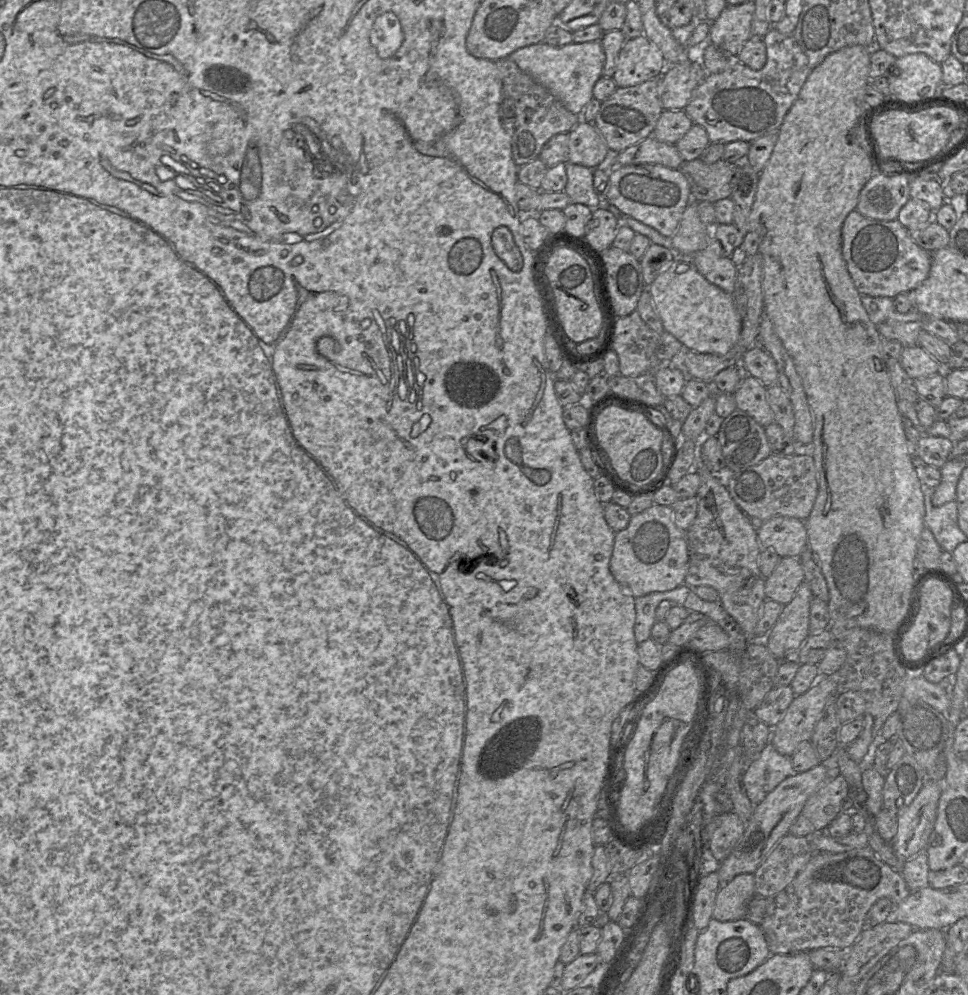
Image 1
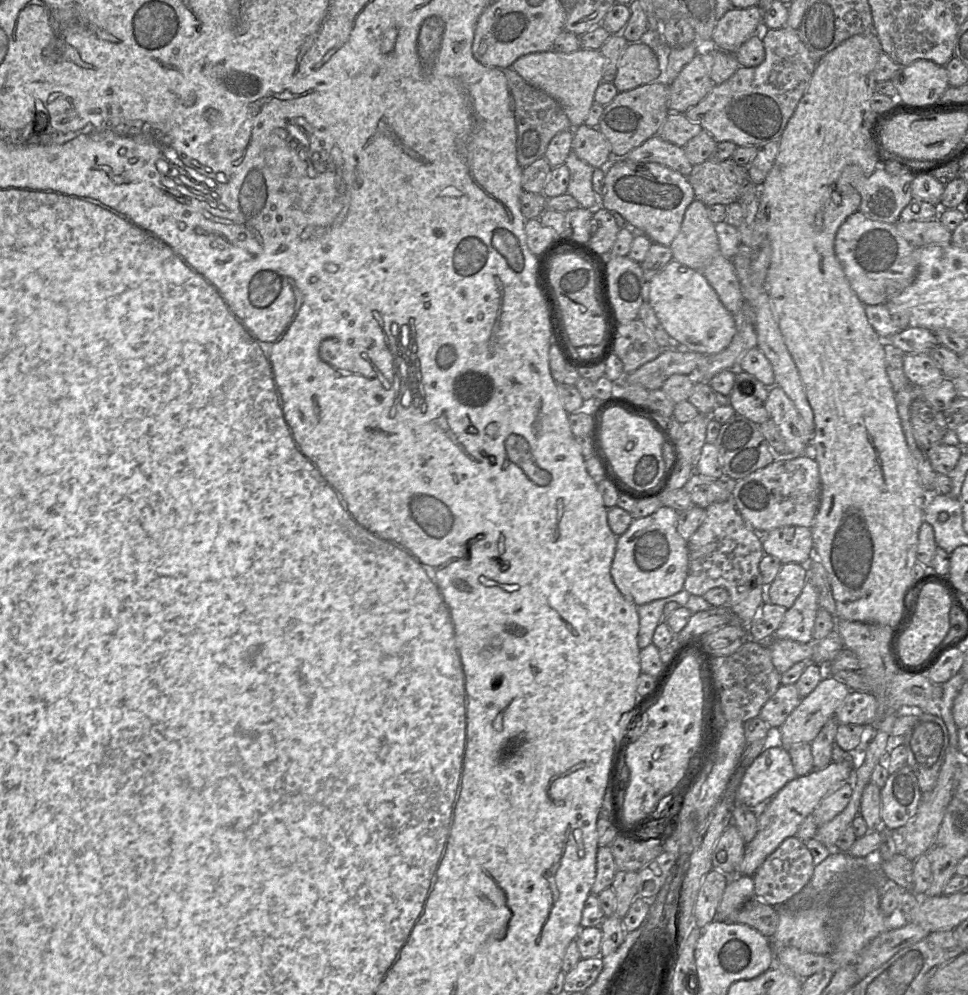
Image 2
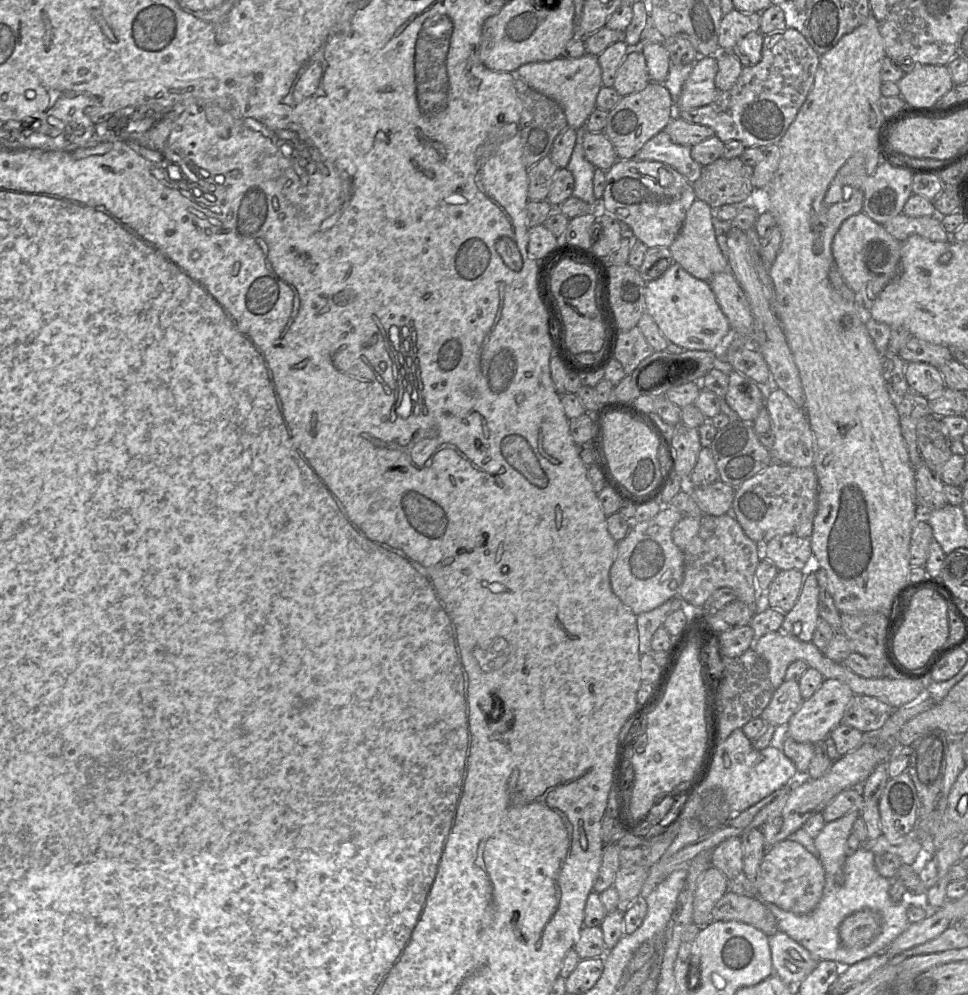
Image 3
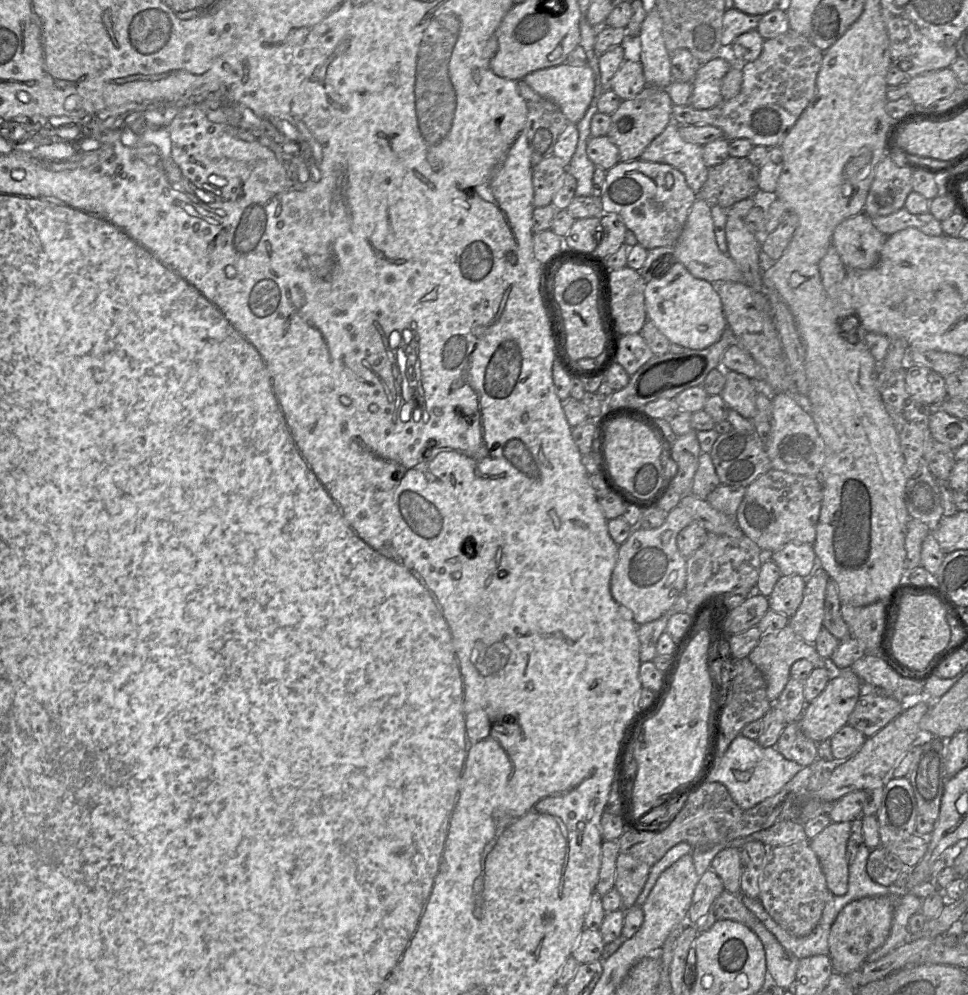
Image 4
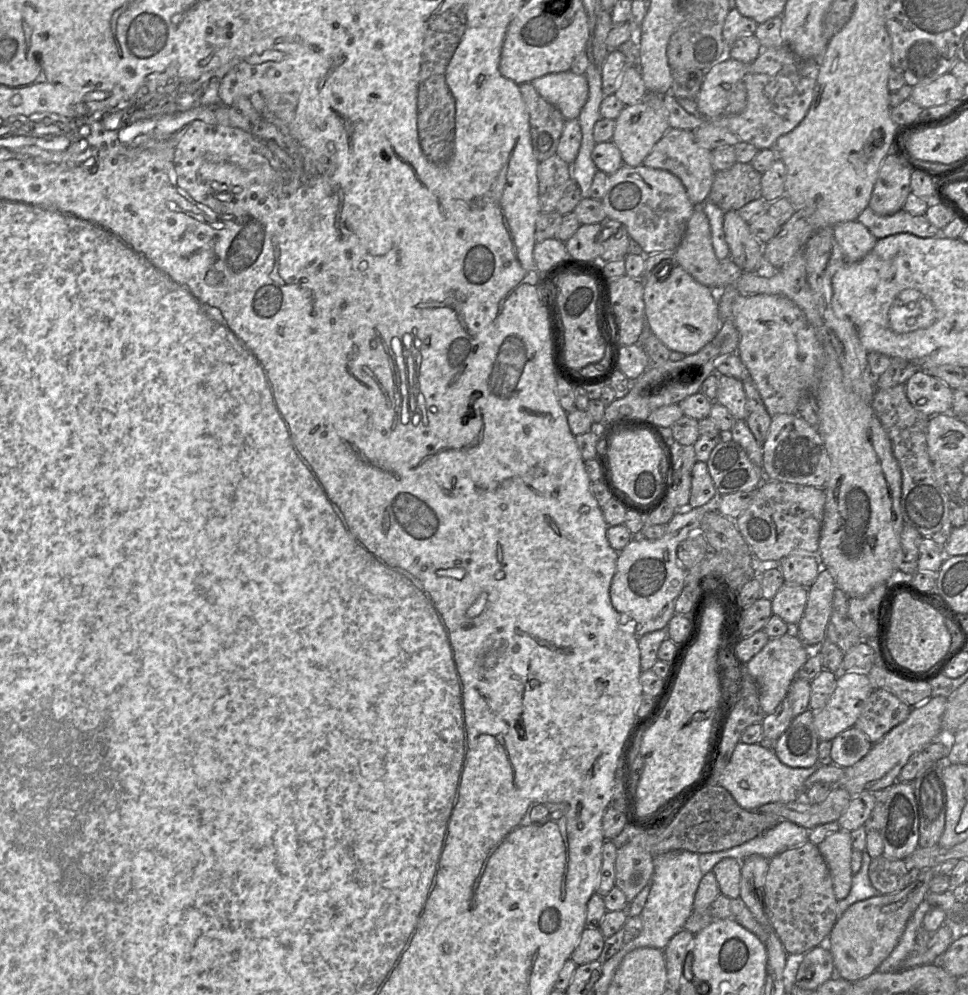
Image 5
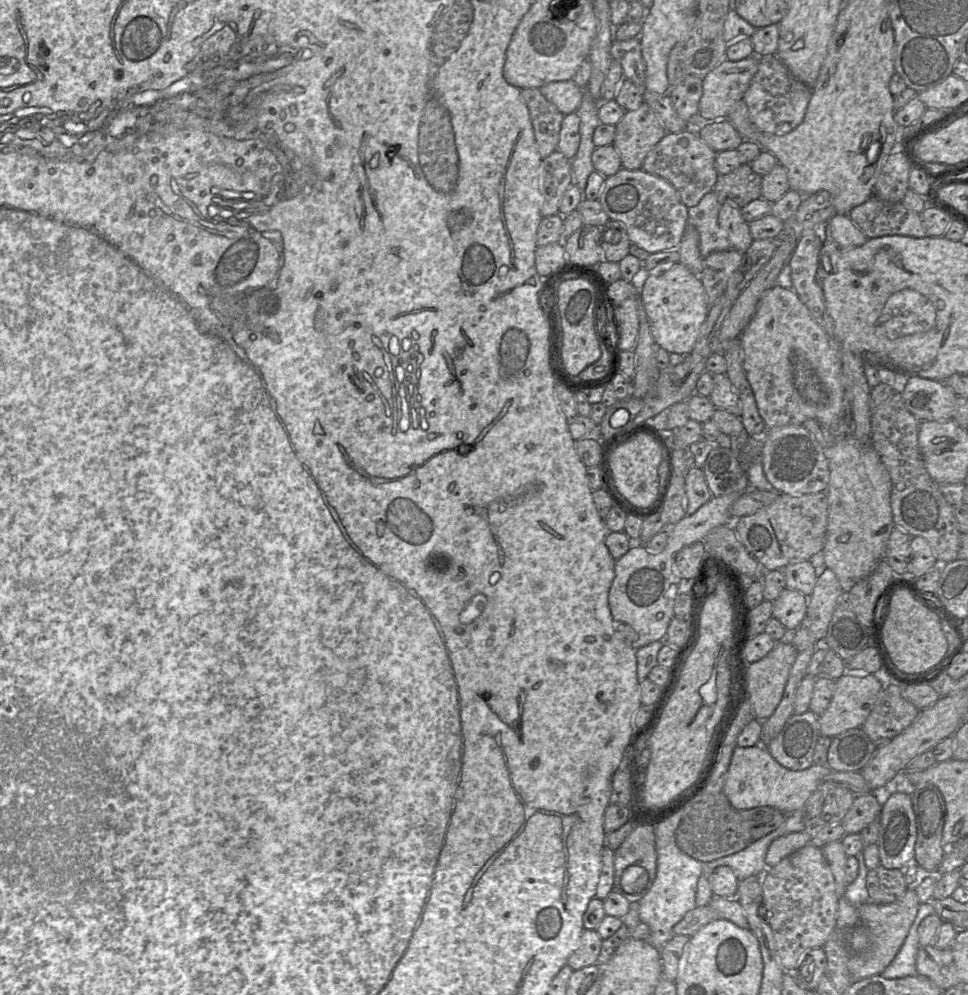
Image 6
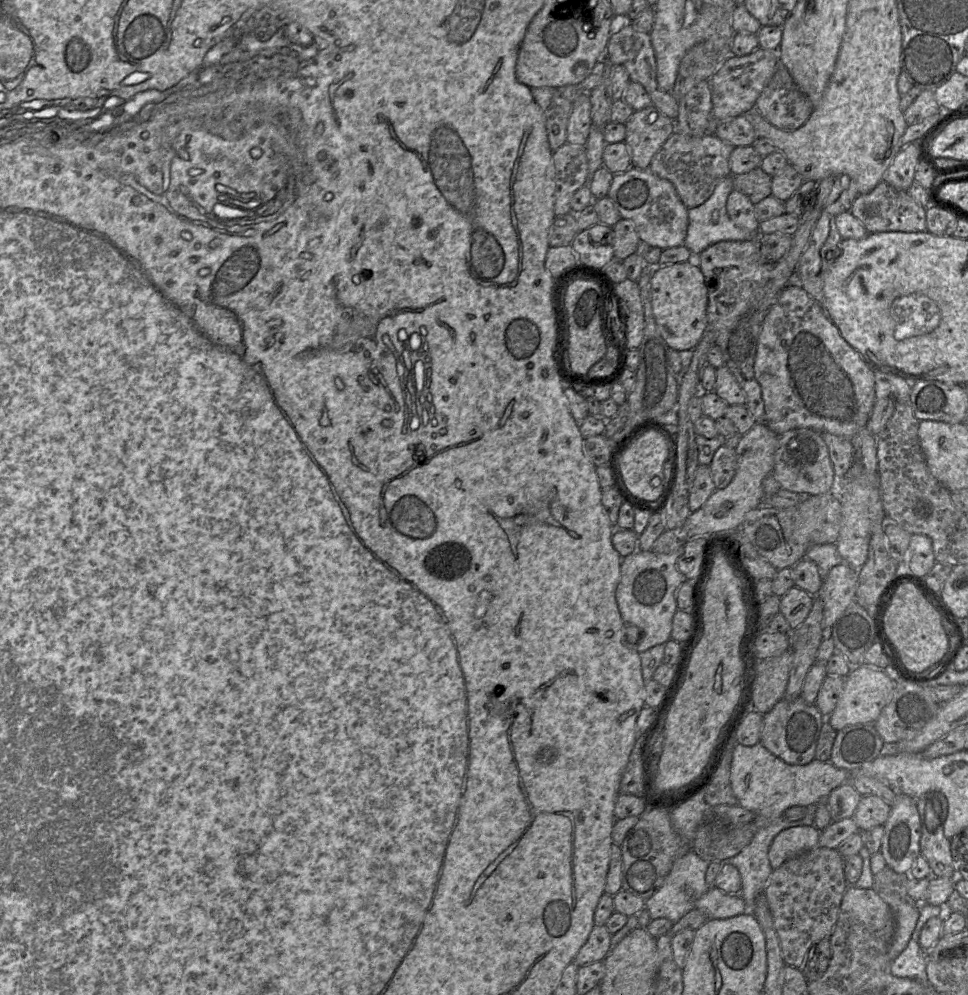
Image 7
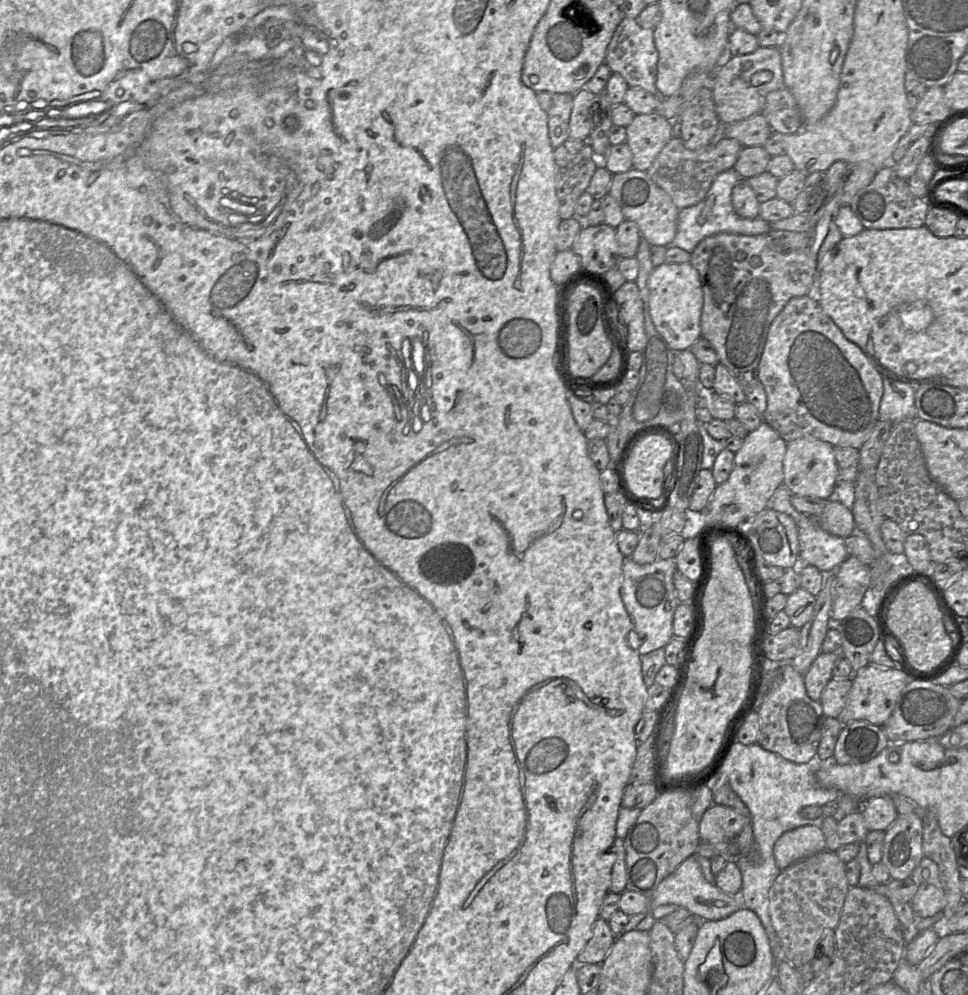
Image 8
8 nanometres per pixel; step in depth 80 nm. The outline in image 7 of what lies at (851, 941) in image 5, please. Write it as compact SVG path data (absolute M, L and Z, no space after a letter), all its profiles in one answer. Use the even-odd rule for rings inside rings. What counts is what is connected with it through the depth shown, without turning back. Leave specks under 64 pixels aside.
M913 901L900 907L895 914L895 934L888 950L891 961L906 948L920 915L920 905Z

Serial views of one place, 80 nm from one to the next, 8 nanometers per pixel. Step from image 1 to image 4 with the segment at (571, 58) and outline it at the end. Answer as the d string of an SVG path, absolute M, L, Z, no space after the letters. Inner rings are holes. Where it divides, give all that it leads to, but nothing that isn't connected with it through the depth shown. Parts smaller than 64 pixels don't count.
M562 63L528 73L522 80L540 96L552 100L571 123L577 124L585 115L595 91L595 75L588 65Z

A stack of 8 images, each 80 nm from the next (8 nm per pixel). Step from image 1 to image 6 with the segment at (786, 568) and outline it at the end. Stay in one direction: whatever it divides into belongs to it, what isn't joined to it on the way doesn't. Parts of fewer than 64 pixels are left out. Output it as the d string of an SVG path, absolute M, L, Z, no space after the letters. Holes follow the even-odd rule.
M785 587L773 601L772 617L778 619L790 632L794 632L807 613L808 596Z

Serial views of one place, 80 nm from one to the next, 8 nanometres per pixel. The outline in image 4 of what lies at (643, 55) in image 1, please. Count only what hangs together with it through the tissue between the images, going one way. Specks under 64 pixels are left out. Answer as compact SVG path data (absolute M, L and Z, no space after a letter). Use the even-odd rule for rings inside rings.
M637 57L625 59L613 79L612 90L621 98L634 98L647 86L642 64Z

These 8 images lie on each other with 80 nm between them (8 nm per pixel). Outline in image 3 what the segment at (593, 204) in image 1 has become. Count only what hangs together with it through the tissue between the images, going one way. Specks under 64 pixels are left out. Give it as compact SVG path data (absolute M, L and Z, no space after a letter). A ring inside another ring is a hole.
M585 125L576 130L576 143L567 164L568 169L574 177L572 195L588 204L599 204L593 191L593 176L595 166L584 156L583 137L586 132Z

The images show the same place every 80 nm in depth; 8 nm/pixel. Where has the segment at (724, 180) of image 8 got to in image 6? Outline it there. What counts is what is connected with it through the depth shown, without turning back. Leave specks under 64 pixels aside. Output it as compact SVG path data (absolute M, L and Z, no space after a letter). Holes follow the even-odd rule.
M714 191L706 194L698 205L688 211L689 224L699 233L699 250L703 258L714 252L732 249L727 233L719 225L722 202Z

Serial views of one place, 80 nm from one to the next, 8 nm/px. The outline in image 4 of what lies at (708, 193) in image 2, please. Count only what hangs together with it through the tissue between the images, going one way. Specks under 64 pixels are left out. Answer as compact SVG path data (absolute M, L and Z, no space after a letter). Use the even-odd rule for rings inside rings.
M728 157L723 163L709 167L708 177L698 197L710 205L717 205L724 210L748 198L753 198L759 190L759 168L747 158Z

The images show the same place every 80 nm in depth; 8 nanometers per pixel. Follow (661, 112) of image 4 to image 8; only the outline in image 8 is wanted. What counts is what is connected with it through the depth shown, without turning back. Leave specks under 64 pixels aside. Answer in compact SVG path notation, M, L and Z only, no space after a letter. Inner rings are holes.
M659 113L635 115L626 126L626 143L633 154L633 168L647 172L673 137L673 122Z

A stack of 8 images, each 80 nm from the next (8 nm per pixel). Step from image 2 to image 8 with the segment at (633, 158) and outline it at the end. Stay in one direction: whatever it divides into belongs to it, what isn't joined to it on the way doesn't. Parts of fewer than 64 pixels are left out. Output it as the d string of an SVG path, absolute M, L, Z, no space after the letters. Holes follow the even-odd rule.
M672 137L654 160L647 174L672 199L676 207L681 210L701 202L708 194L713 181L722 172L734 168L743 146L735 139L722 138L708 147L693 151L685 148L682 141Z

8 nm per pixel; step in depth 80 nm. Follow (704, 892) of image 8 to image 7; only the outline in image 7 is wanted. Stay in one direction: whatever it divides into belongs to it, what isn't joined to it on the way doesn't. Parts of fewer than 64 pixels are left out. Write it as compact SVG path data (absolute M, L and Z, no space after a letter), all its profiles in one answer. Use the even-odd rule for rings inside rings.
M715 886L709 887L709 890L696 901L695 909L704 912L709 919L726 919L752 913L741 895L726 894Z

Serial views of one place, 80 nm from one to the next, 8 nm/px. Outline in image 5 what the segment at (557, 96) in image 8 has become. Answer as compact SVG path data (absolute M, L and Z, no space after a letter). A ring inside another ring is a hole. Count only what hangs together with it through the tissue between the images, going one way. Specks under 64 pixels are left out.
M522 83L519 88L529 113L533 153L541 162L556 154L566 119L531 83Z

